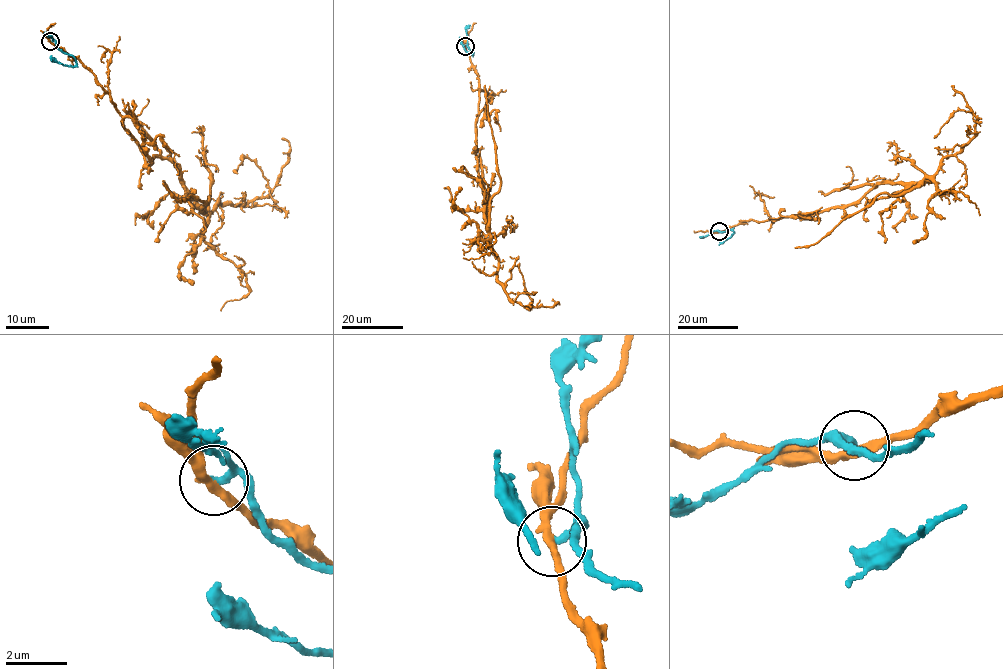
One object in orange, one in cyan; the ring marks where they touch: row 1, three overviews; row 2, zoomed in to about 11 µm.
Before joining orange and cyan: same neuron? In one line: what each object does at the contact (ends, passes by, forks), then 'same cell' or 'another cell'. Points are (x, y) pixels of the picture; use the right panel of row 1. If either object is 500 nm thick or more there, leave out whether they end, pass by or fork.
orange passes by | cyan ends | another cell

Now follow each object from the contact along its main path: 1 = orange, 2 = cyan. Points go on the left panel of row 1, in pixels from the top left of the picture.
1: (50, 41), (95, 76), (150, 160), (173, 165), (207, 212), (270, 194), (248, 157), (237, 174)
2: (50, 41), (54, 40), (59, 49), (76, 61), (73, 66), (55, 59), (51, 61)

